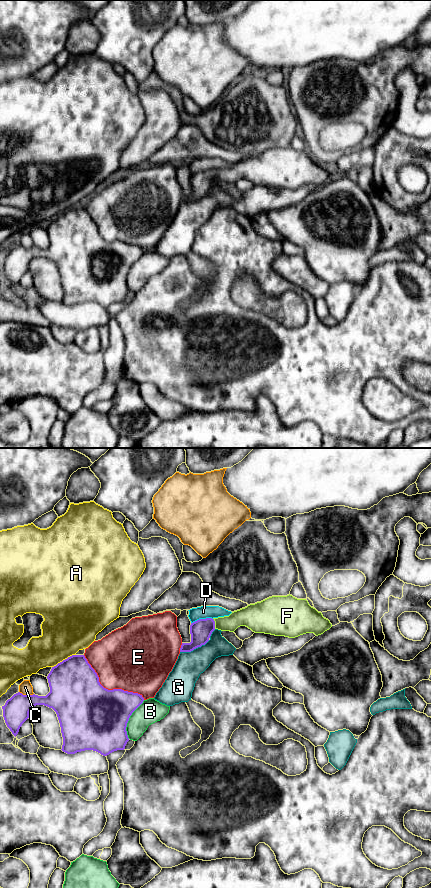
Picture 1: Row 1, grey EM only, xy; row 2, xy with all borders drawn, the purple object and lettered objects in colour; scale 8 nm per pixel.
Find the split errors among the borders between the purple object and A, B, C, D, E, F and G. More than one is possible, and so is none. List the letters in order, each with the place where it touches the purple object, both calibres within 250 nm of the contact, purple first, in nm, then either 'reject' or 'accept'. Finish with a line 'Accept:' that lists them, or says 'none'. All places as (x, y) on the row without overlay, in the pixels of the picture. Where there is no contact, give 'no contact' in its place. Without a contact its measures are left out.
A: xy (63, 212) | 400/400 nm | reject
B: xy (128, 271) | 480/190 nm | reject
C: xy (26, 247) | 220/100 nm | reject
D: xy (201, 171) | 170/110 nm | reject
E: xy (107, 241) | 500/440 nm | reject
F: xy (214, 175) | 170/140 nm | accept
G: xy (194, 200) | 170/220 nm | reject
Accept: F

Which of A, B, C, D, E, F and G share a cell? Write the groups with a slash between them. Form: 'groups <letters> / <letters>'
groups A / B / C / D / E / F / G

